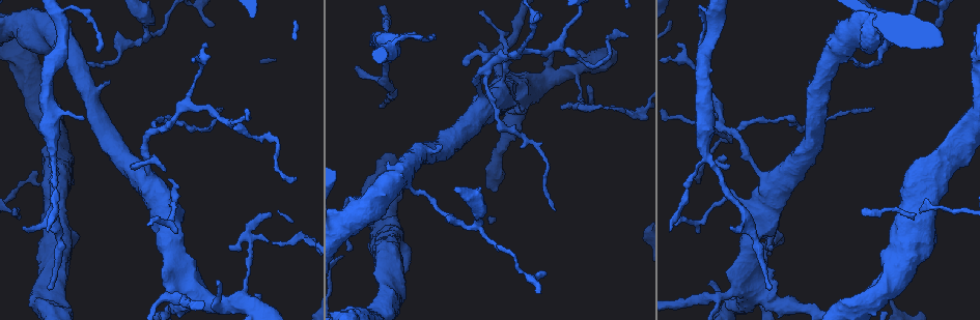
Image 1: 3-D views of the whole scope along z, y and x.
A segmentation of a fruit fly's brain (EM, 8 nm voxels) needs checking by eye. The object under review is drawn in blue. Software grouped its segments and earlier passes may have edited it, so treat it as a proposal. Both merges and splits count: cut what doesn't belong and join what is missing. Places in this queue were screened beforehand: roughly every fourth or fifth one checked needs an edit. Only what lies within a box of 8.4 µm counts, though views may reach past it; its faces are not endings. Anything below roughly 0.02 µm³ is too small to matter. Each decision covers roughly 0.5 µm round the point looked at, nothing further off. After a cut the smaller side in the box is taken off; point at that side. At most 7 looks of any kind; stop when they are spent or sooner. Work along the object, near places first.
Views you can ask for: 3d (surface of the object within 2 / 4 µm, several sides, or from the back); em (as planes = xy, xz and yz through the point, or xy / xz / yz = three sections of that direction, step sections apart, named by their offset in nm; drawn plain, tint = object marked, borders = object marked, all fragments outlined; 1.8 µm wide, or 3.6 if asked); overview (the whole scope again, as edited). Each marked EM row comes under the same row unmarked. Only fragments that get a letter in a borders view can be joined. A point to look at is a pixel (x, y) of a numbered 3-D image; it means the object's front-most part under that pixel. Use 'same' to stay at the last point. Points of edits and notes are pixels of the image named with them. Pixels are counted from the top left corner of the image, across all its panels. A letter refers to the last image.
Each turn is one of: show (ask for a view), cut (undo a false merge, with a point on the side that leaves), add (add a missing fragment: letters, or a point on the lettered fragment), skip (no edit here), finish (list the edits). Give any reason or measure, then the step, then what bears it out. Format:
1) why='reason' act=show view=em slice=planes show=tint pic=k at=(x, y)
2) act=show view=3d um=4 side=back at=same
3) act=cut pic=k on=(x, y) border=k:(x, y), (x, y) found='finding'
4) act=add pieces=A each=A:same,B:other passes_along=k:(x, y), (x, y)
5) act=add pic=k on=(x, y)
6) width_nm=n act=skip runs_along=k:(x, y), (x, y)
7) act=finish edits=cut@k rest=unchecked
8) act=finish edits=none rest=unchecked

why='tapers out' act=show view=3d um=2 pic=1 at=(601, 106)

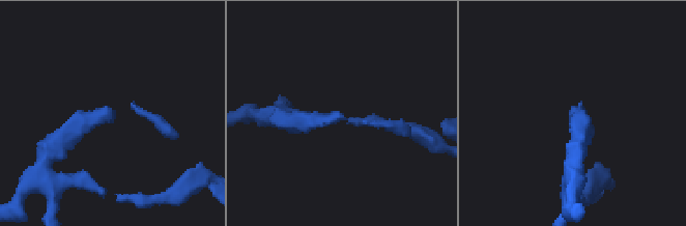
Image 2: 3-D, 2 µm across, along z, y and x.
why='need the tissue' act=show view=em slice=yz step=4 show=tint pic=2 at=(571, 108)

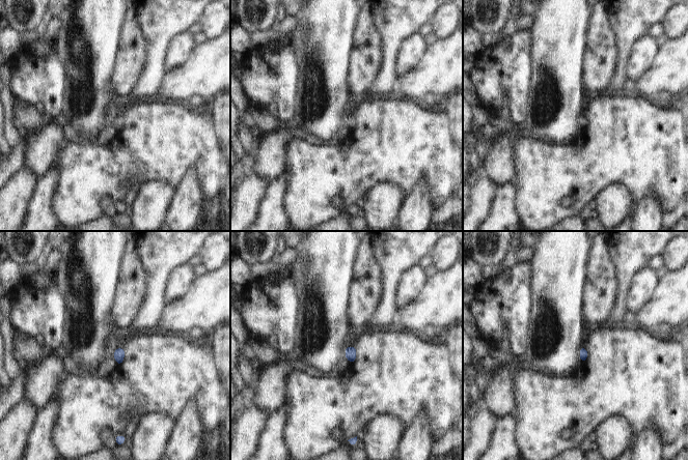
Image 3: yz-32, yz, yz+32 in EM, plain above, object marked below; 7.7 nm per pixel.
act=show view=em slice=planes show=borders at=same

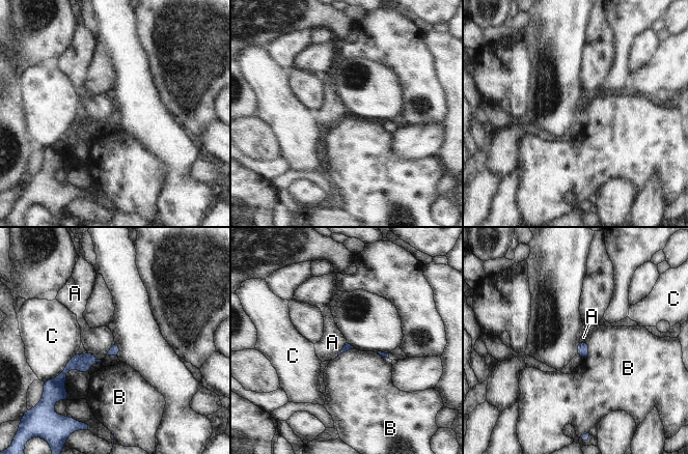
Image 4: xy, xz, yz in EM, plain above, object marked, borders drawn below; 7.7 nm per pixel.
longest_contact=C:280nm act=skip each=A:other,B:other,C:other border=4:(87, 350), (101, 360) found='none of them fits'

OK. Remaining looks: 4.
why='branch stops here' act=show view=3d um=4 pic=1 at=(218, 282)

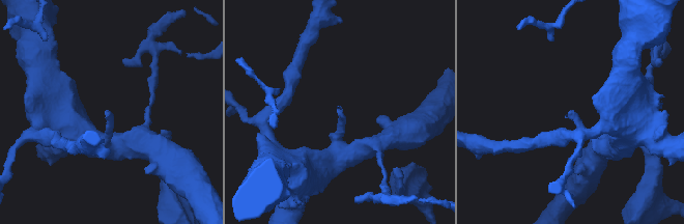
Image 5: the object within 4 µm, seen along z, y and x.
why='now the EM' act=show view=em slice=planes show=borders pic=5 at=(107, 112)

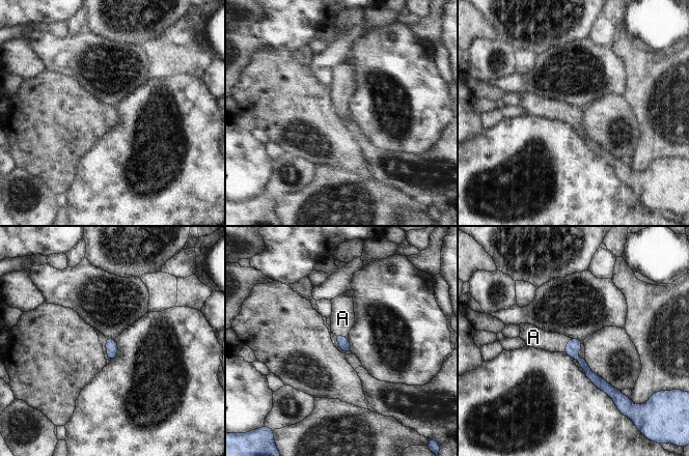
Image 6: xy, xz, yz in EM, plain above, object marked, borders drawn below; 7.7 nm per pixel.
act=add pieces=A each=A:same found='it goes on there'

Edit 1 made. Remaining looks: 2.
why='two arms in line, one across' act=show view=em slice=yz step=4 show=borders pic=1 at=(142, 41)

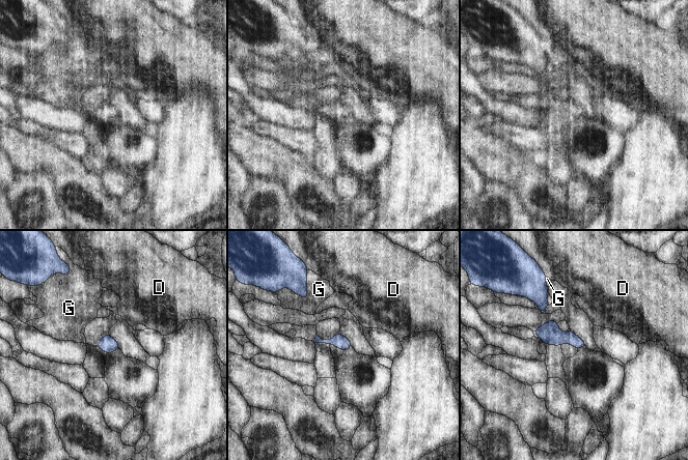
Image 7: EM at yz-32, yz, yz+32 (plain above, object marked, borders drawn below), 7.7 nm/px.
act=show view=em slice=planes show=borders at=same

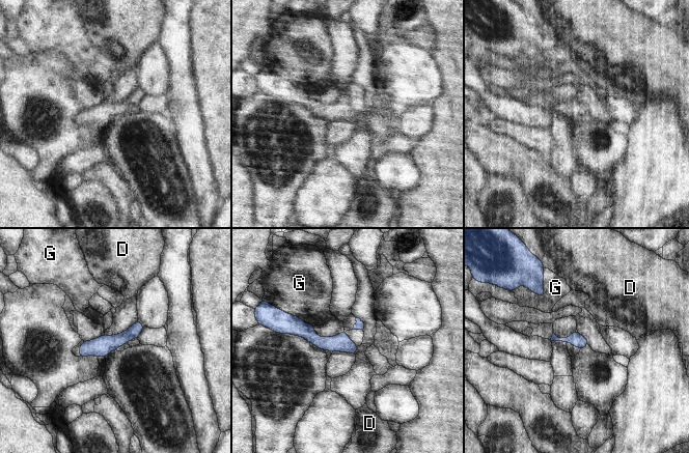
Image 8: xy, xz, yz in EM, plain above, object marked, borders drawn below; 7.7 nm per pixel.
act=cut pic=8 on=(554, 338) each=D:other,G:other border=8:(567, 338), (568, 341) found='a second neuron is stuck on'

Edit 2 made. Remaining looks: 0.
act=finish edits=add@6,cut@8 rest=unchecked

